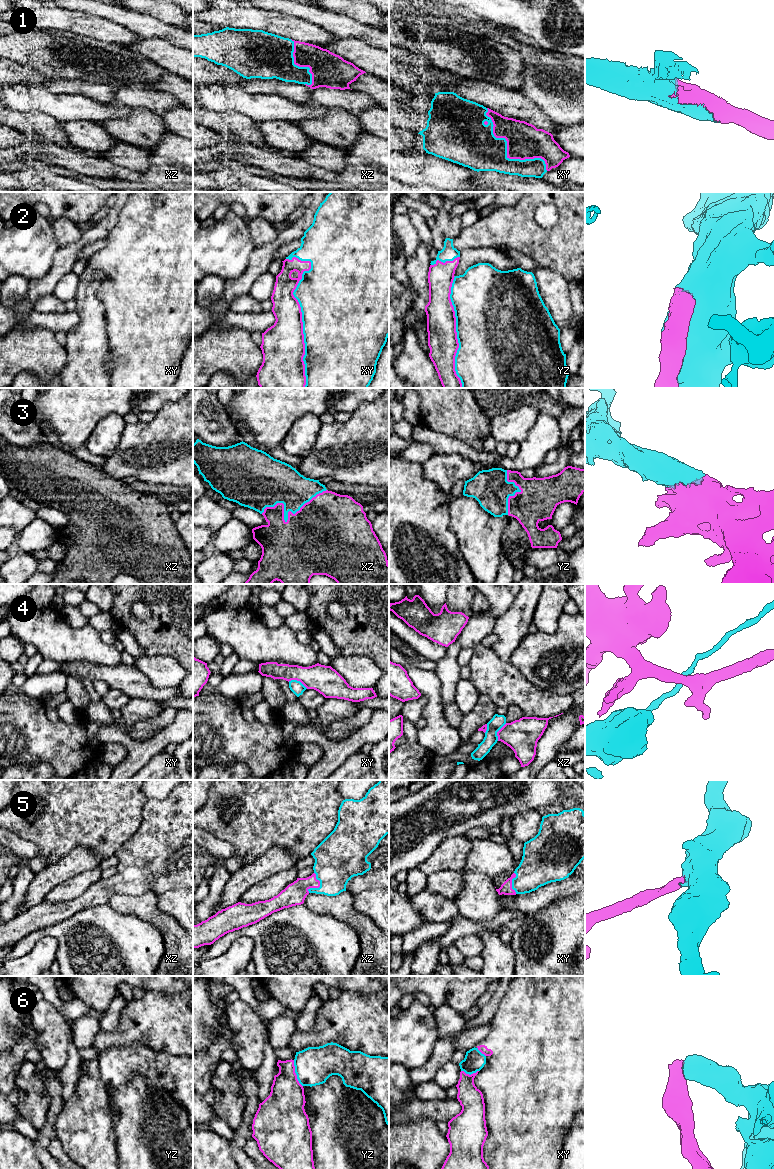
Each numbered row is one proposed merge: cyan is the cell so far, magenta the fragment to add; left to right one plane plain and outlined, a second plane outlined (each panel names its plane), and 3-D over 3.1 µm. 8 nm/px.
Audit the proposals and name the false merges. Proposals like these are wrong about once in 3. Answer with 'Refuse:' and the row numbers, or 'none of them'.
Refuse: 4, 6

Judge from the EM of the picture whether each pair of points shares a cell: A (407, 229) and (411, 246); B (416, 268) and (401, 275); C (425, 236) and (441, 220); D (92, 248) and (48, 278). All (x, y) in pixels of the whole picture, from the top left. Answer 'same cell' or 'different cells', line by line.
A: same cell
B: different cells
C: different cells
D: different cells

